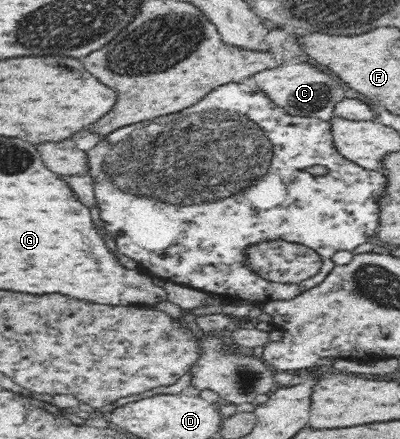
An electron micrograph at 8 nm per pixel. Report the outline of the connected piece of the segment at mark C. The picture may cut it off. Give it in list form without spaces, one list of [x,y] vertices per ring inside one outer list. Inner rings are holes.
[[[303,61],[297,64],[283,63],[253,74],[249,82],[263,92],[271,104],[283,110],[283,114],[293,117],[312,117],[328,122],[333,117],[335,104],[345,98],[341,85],[331,75]]]

